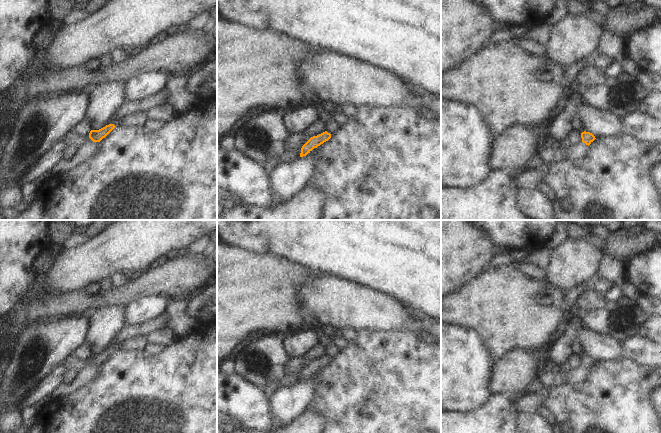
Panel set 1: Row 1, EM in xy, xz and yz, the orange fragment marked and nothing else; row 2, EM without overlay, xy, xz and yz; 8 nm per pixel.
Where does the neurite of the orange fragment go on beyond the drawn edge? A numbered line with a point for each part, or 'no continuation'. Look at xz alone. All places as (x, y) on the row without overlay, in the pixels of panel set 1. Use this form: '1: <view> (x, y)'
no continuation

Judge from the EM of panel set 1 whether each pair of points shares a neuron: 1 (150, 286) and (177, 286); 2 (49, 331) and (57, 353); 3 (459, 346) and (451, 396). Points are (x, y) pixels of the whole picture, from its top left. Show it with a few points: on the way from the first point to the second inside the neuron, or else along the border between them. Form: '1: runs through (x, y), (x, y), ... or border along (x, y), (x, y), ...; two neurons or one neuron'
1: runs through (157, 286), (170, 286); one neuron
2: runs through (49, 336), (52, 348); one neuron
3: runs through (454, 358), (451, 362), (451, 384); one neuron

